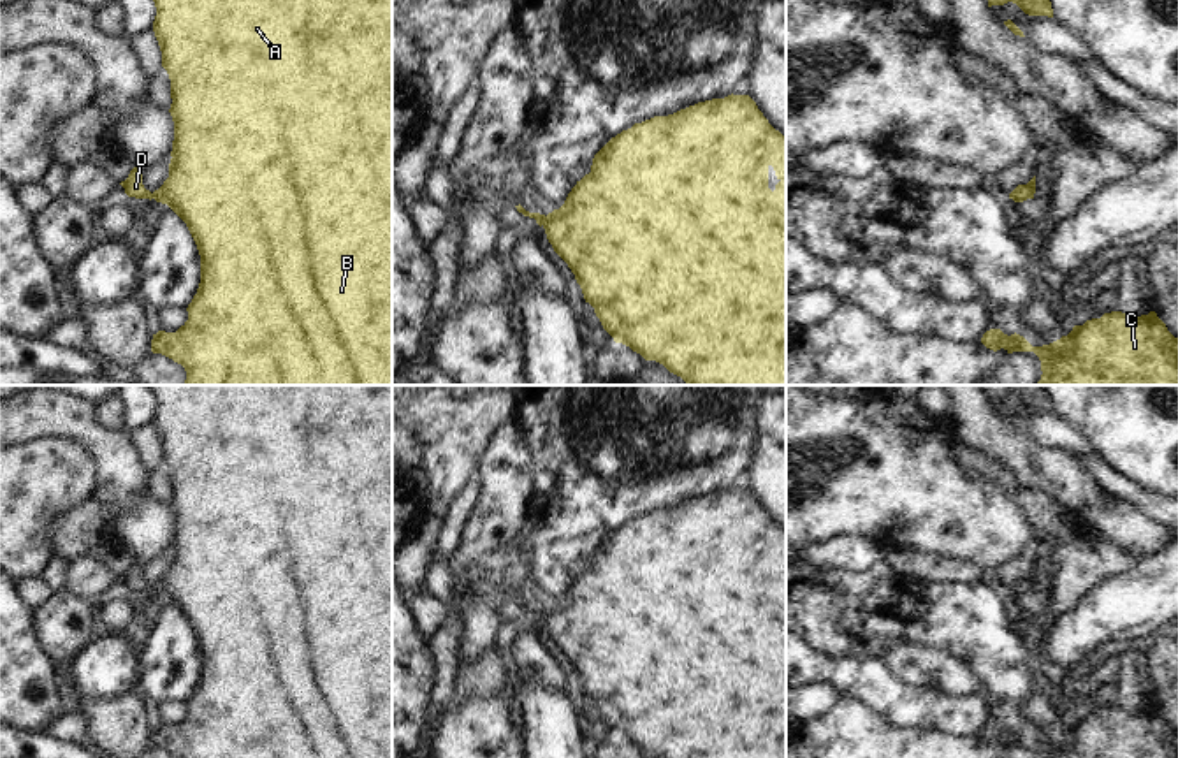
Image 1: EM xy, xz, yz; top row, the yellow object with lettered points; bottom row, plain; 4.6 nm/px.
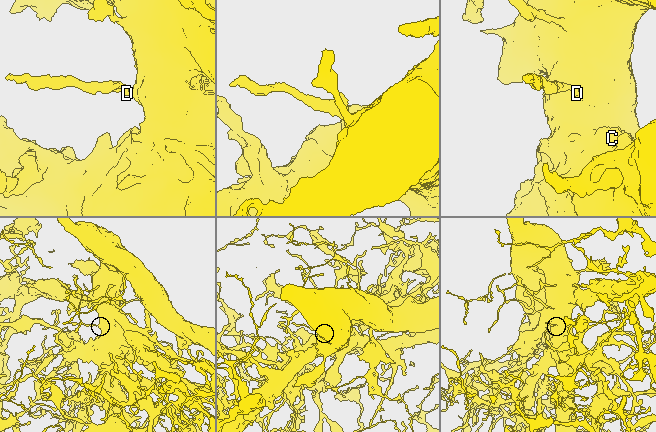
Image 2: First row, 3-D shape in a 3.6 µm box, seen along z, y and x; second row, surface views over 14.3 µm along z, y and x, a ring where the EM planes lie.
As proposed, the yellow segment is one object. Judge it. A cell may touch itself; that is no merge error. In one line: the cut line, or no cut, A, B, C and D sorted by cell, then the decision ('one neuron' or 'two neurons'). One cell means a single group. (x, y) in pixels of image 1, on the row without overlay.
cut none; groups A B C D; one neuron

